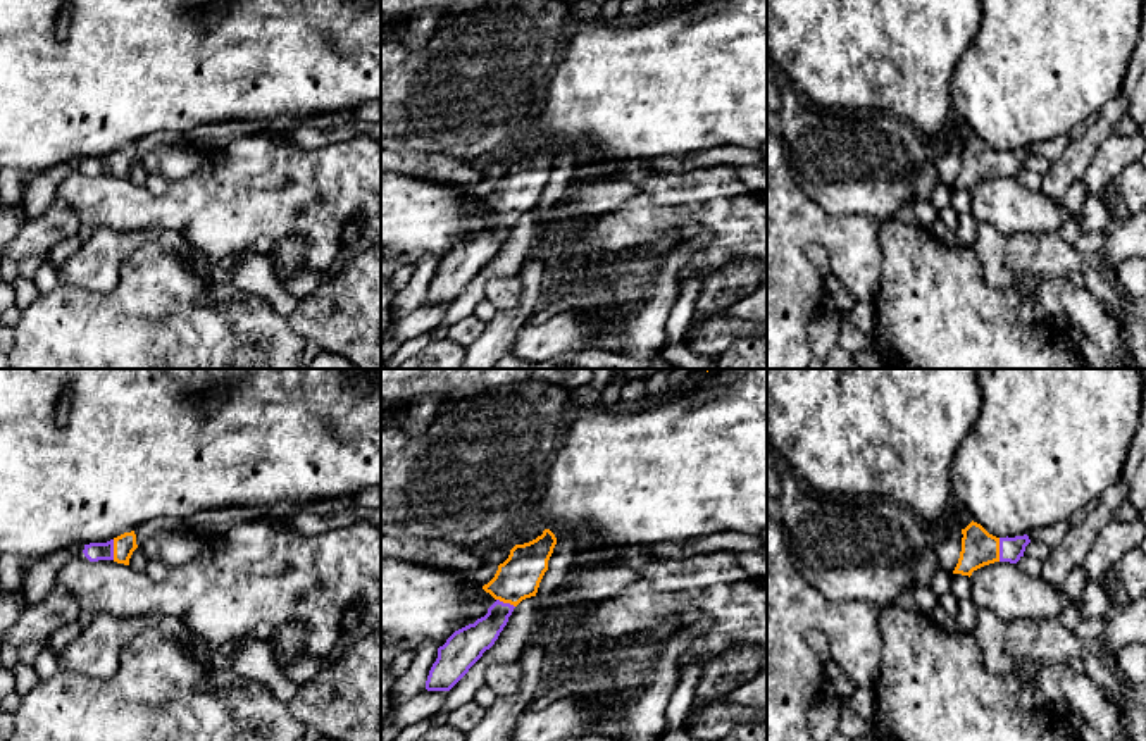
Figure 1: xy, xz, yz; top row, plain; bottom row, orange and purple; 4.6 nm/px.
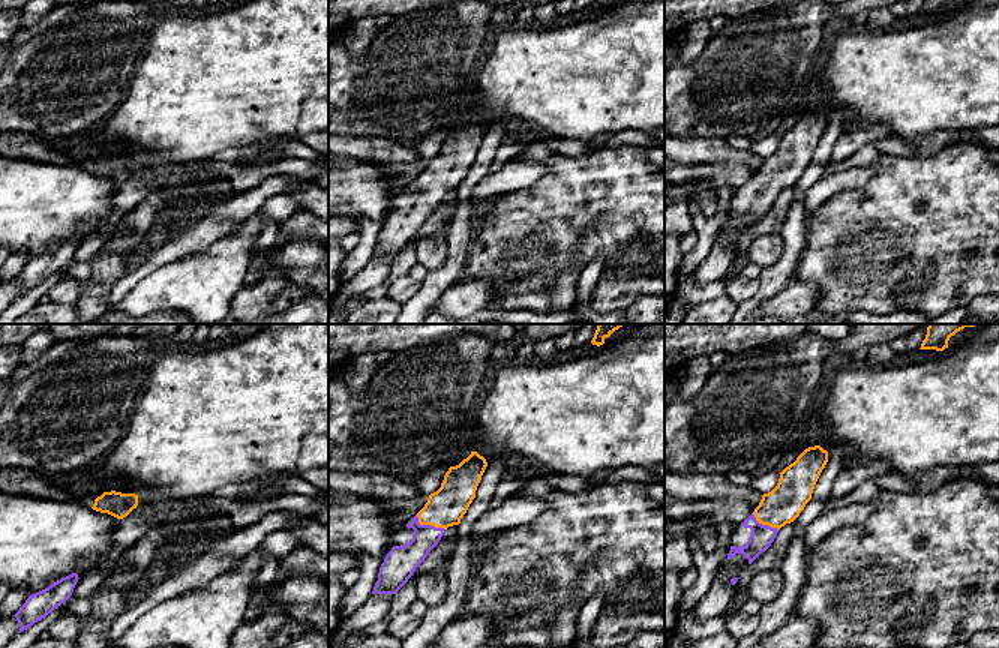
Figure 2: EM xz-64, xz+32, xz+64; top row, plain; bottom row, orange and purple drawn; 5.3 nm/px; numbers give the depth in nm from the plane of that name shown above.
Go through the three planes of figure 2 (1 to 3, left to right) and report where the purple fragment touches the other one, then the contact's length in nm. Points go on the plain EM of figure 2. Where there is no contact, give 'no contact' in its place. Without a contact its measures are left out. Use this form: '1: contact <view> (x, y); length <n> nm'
1: no contact
2: contact xz+32 (428, 188); length 180 nm
3: contact xz+64 (764, 188); length 170 nm

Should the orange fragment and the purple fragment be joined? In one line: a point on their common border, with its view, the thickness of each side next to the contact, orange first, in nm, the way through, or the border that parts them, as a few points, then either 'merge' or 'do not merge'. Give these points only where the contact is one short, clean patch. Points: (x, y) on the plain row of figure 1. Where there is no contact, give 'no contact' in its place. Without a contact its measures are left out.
contact yz (998, 164); calibres 170 and 110 nm; way yz (979, 162), (998, 164), (1010, 162); merge

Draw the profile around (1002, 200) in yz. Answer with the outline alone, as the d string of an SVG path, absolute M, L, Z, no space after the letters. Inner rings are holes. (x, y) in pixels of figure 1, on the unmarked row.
M994 176L972 186L970 209L977 222L994 226L1006 238L1060 231L1072 217L1062 203L1025 190L1017 177Z

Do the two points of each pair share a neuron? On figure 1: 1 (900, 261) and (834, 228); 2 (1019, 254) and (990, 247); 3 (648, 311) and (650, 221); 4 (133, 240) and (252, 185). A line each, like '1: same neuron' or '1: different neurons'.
1: different neurons
2: different neurons
3: different neurons
4: different neurons

